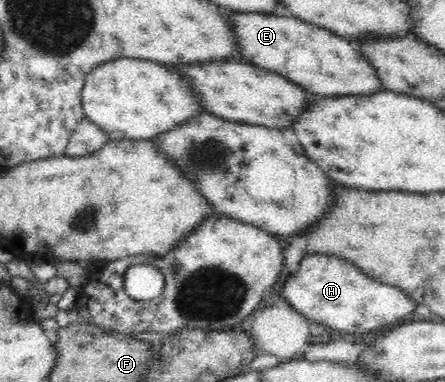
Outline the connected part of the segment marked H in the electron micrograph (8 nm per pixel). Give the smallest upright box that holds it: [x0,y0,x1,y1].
[281,254,418,336]

